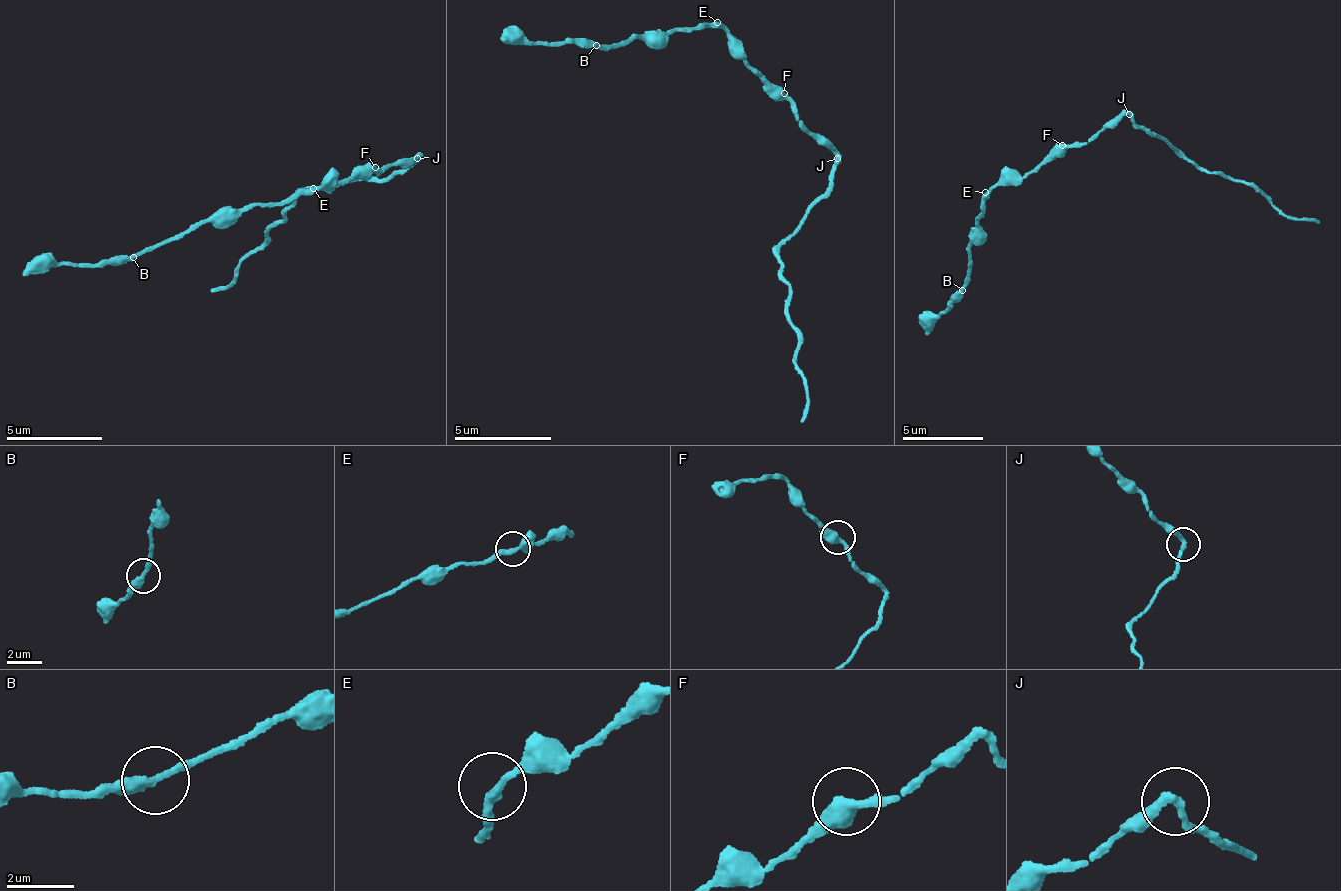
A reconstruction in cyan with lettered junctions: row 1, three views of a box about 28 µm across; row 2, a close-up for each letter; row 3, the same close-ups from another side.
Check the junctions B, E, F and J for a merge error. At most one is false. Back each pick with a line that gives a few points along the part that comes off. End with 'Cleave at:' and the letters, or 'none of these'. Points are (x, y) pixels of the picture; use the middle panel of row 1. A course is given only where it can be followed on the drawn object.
J: foreign part runs (835, 159), (831, 165), (829, 192), (783, 243), (779, 254), (799, 345), (793, 364), (803, 376), (799, 423)
Cleave at: J

